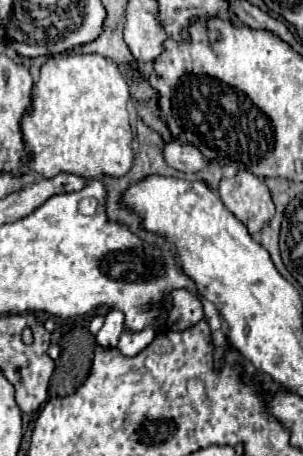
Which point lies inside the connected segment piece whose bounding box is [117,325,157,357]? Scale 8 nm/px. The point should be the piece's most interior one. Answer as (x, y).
(131, 342)

